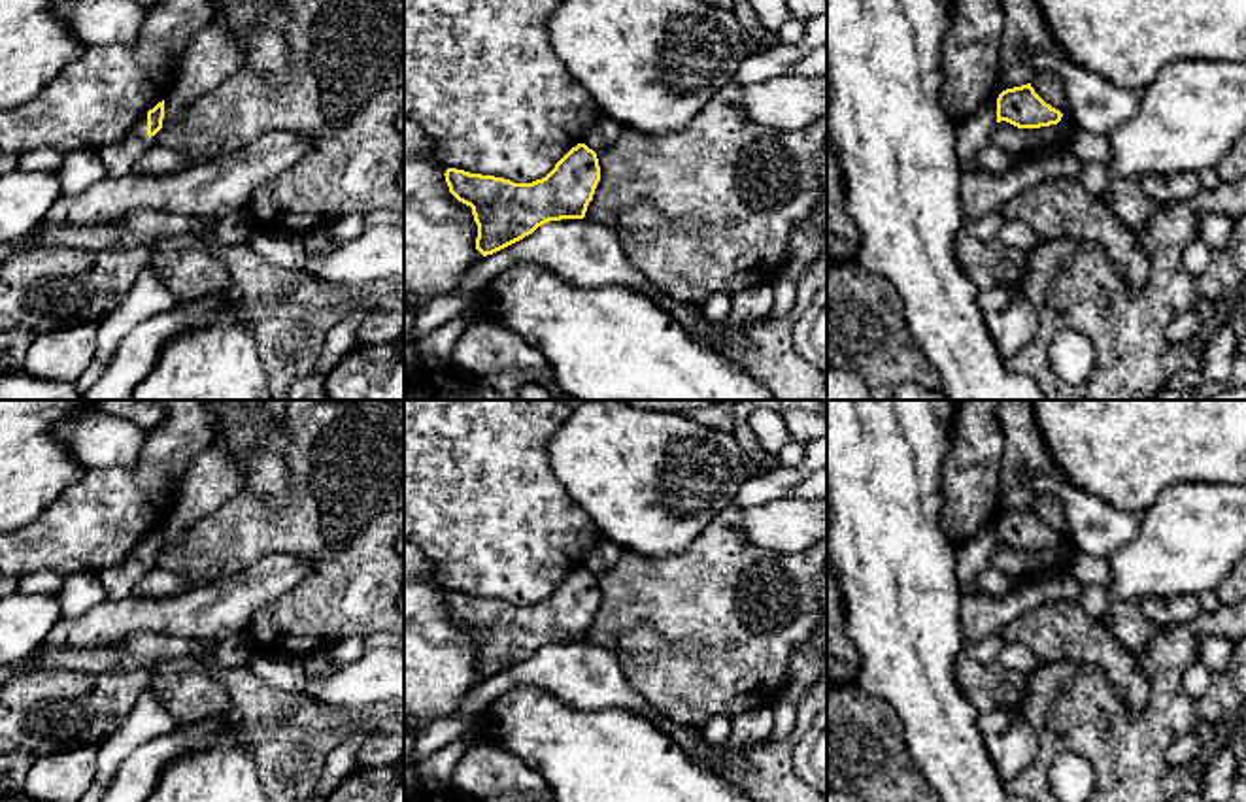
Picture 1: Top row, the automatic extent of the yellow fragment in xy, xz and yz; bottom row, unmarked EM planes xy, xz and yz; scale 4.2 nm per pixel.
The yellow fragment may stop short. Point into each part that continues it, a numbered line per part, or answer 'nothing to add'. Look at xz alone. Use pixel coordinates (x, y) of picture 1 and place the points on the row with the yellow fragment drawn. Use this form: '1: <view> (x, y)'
nothing to add

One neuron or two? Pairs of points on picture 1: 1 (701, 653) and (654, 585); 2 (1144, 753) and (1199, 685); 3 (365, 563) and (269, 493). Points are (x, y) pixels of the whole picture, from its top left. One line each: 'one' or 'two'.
1: one
2: two
3: two

